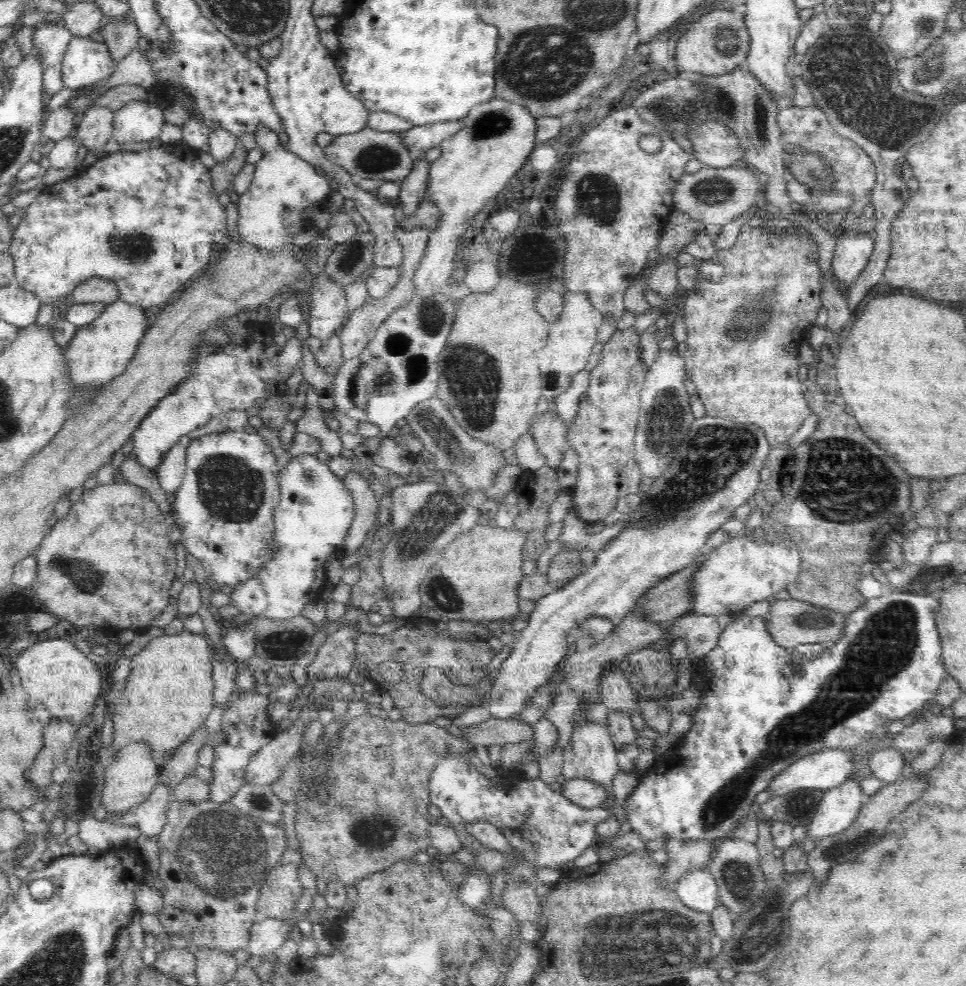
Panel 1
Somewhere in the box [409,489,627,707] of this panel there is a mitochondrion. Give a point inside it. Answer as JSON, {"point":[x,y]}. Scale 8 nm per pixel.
{"point":[442,593]}

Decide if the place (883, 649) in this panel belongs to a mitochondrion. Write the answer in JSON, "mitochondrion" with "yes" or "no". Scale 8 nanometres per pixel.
{"mitochondrion":"yes"}

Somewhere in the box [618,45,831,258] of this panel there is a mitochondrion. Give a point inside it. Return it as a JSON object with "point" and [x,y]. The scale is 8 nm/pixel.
{"point":[677,112]}

